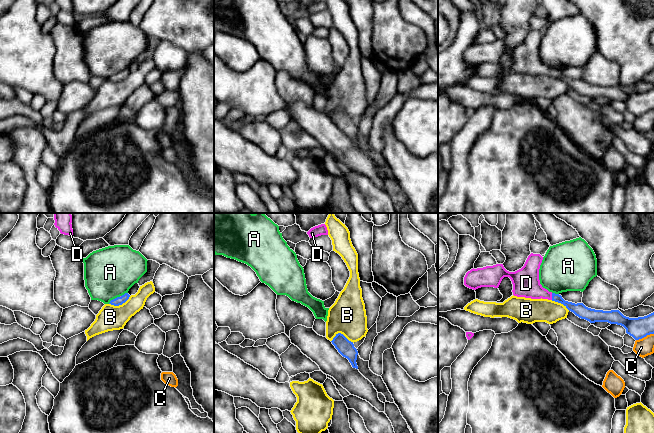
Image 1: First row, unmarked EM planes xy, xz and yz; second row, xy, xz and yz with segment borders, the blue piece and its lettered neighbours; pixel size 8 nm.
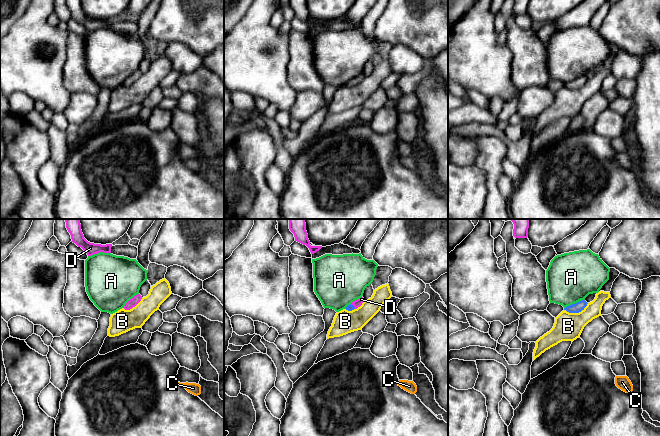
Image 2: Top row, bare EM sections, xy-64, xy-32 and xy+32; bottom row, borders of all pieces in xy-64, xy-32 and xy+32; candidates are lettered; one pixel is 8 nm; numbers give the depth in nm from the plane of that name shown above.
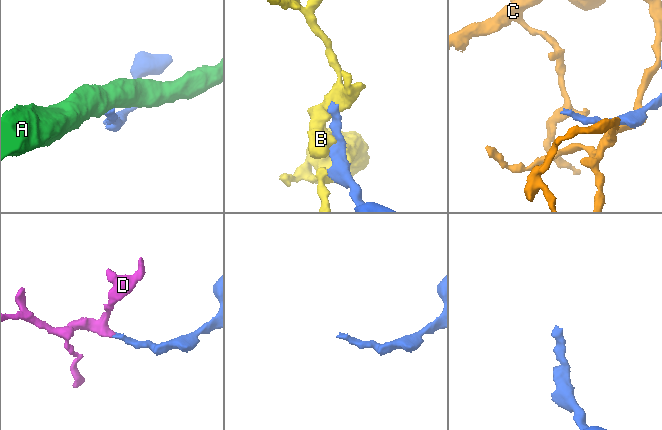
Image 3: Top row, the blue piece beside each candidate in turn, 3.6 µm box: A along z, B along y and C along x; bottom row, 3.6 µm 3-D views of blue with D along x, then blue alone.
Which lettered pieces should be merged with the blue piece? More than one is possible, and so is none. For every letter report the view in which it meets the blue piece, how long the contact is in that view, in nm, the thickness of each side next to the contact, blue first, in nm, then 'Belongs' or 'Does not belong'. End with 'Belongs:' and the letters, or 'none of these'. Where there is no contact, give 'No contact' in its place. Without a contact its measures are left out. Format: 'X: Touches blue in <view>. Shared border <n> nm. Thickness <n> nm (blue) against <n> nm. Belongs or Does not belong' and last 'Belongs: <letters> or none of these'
A: Touches blue in xy. Shared border 110 nm. Thickness 70 nm (blue) against 400 nm. Does not belong
B: Touches blue in xz. Shared border 180 nm. Thickness 130 nm (blue) against 300 nm. Does not belong
C: Touches blue in yz. Shared border 160 nm. Thickness 170 nm (blue) against 150 nm. Does not belong
D: Touches blue in yz. Shared border 60 nm. Thickness 110 nm (blue) against 220 nm. Belongs
Belongs: D

